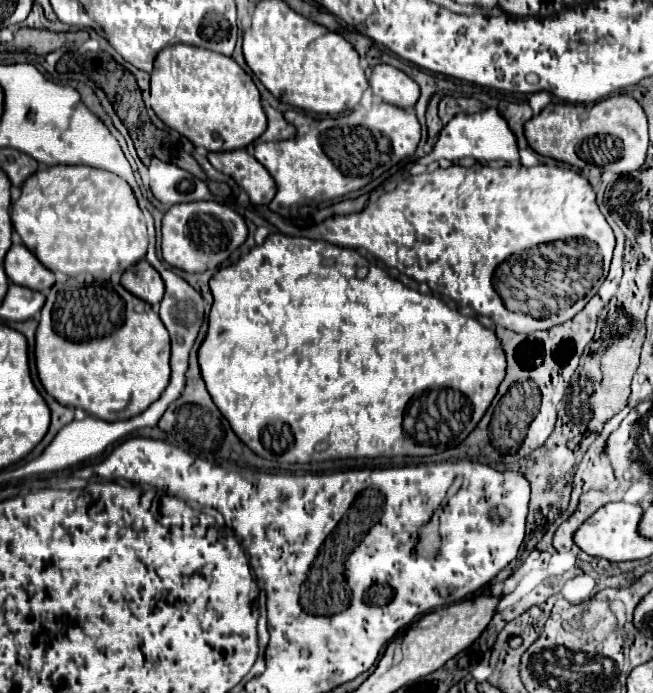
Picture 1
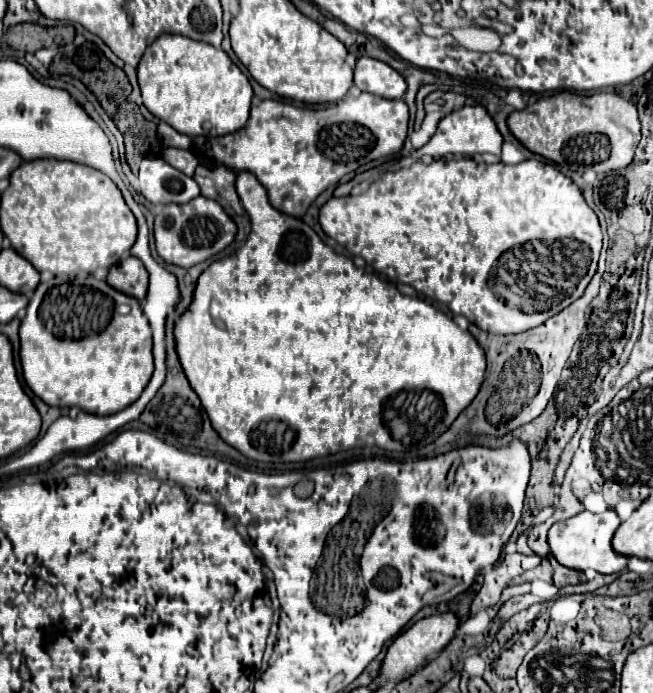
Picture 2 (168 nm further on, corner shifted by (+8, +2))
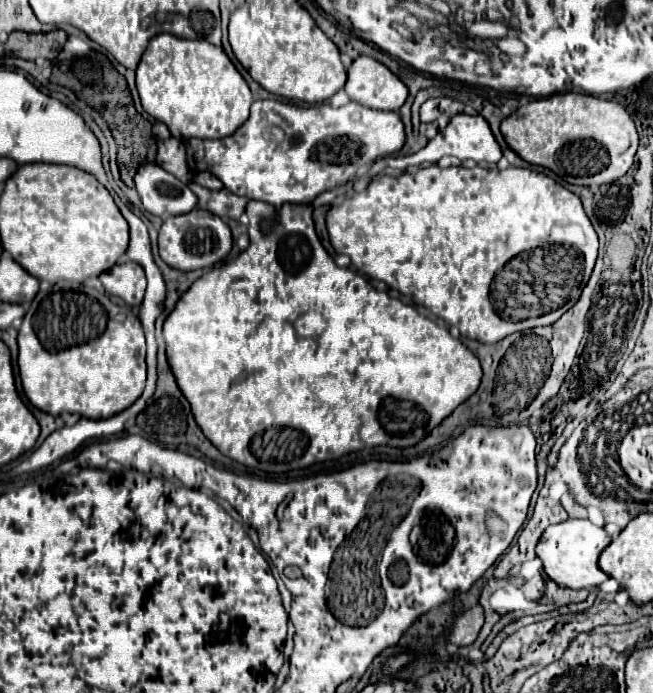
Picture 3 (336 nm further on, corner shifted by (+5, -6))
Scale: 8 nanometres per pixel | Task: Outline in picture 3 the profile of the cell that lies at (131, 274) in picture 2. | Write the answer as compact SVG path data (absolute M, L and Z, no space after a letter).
M119 262L99 276L107 294L119 296L127 306L139 306L145 294L145 272L135 262Z

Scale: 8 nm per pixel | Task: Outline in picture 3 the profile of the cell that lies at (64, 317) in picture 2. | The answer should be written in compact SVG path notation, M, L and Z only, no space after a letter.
M59 280L55 284L51 284L45 292L37 292L37 296L33 298L27 316L23 318L23 324L19 328L19 376L21 376L21 384L23 384L23 392L29 398L29 402L47 412L47 414L63 414L63 412L71 412L71 414L79 414L85 418L111 418L119 412L123 412L127 406L131 406L131 402L135 402L139 398L139 394L143 392L145 386L145 336L143 336L143 328L139 318L127 308L127 306L117 306L113 304L103 292L95 290L95 288L87 288L81 282L69 282L69 280Z

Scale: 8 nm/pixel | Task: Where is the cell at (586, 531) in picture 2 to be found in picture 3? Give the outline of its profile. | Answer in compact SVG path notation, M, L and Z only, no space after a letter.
M565 520L549 526L543 532L543 538L539 540L535 552L541 558L543 570L549 580L553 580L557 586L579 590L579 588L597 586L609 578L597 566L599 554L607 548L609 542L611 542L609 534L603 528L591 524L589 520Z

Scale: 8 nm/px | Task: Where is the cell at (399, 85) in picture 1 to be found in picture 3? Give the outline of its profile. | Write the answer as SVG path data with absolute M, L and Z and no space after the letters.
M371 56L353 60L343 90L349 100L385 112L397 112L407 100L407 86L385 64Z

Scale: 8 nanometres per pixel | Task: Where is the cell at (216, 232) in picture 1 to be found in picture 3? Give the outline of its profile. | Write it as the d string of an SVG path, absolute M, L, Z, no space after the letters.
M199 208L183 216L169 216L159 230L159 256L171 268L177 268L183 272L209 268L221 262L229 254L231 244L233 244L233 238L231 238L229 226L221 218L215 218L215 214L207 214L207 210L199 210Z

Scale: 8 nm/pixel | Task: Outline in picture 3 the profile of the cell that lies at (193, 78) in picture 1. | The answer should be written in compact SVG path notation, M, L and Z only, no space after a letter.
M173 34L151 38L137 66L137 92L147 114L165 122L177 138L225 138L247 118L251 90L223 48L205 40L183 40Z

